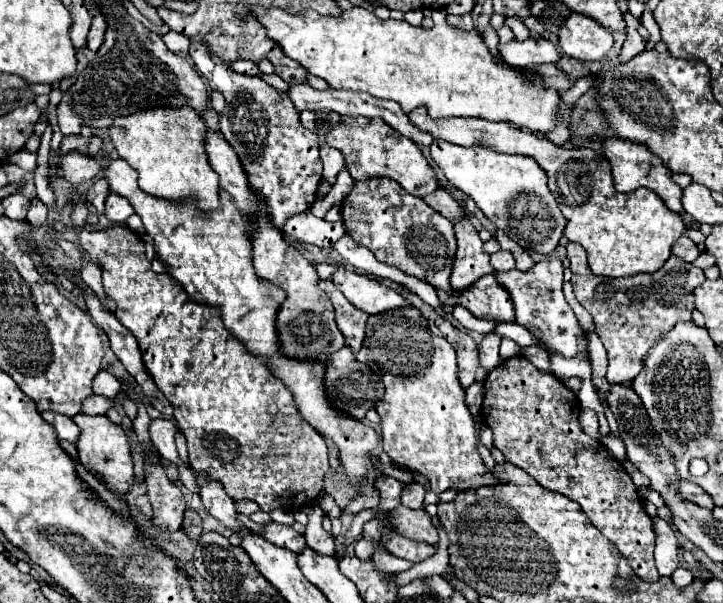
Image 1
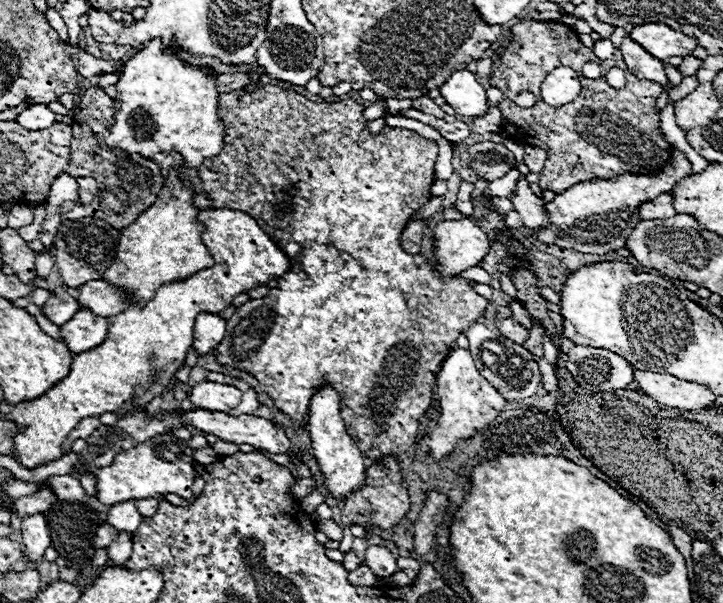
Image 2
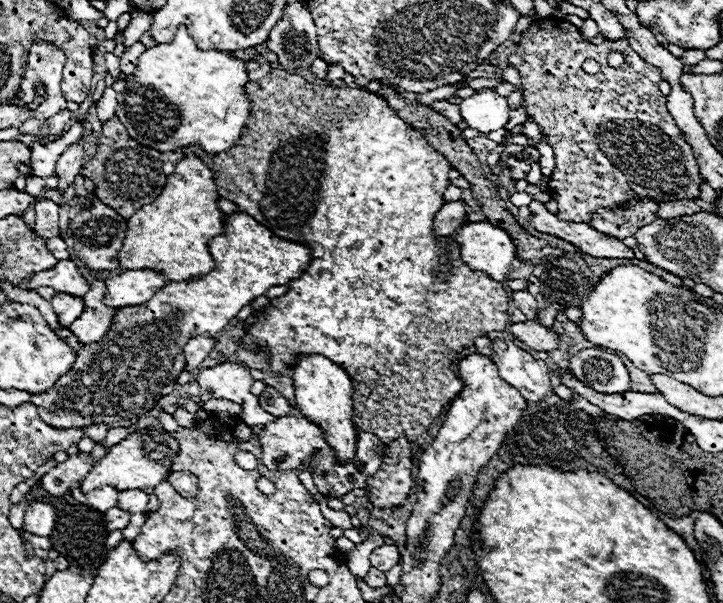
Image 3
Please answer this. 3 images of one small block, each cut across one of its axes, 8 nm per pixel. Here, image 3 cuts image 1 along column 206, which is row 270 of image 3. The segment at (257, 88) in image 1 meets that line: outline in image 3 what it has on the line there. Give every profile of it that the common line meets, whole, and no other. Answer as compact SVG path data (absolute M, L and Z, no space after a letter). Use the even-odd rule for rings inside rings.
M60 260L56 264L56 268L36 274L36 276L32 276L32 280L24 280L24 284L20 288L36 290L40 286L50 286L56 292L64 292L64 294L80 296L80 298L90 290L90 284L86 282L78 262L74 262L74 260Z

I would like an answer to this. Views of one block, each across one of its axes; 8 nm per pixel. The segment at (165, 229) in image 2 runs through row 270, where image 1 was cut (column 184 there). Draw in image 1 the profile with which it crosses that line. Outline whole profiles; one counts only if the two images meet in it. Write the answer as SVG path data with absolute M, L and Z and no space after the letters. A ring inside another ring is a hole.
M152 108L114 120L108 136L118 156L140 174L138 184L144 192L168 200L196 198L202 210L214 210L220 206L220 186L204 152L204 128L206 122L192 108Z

